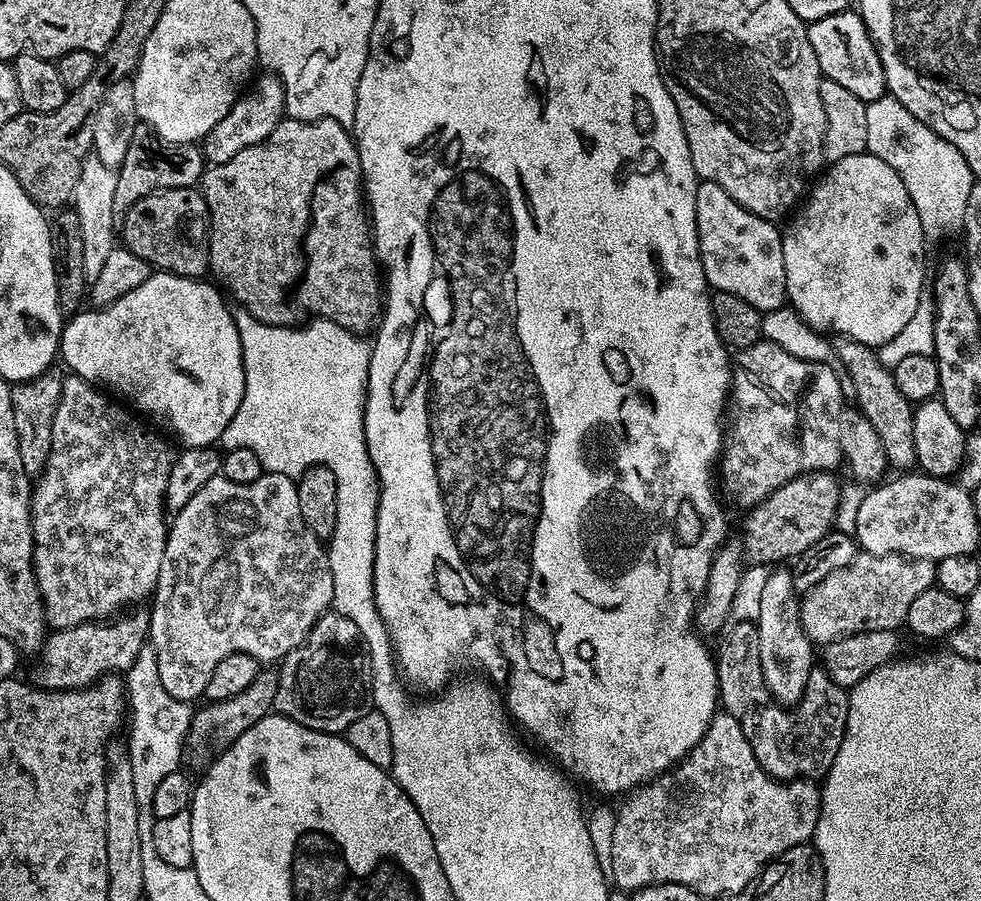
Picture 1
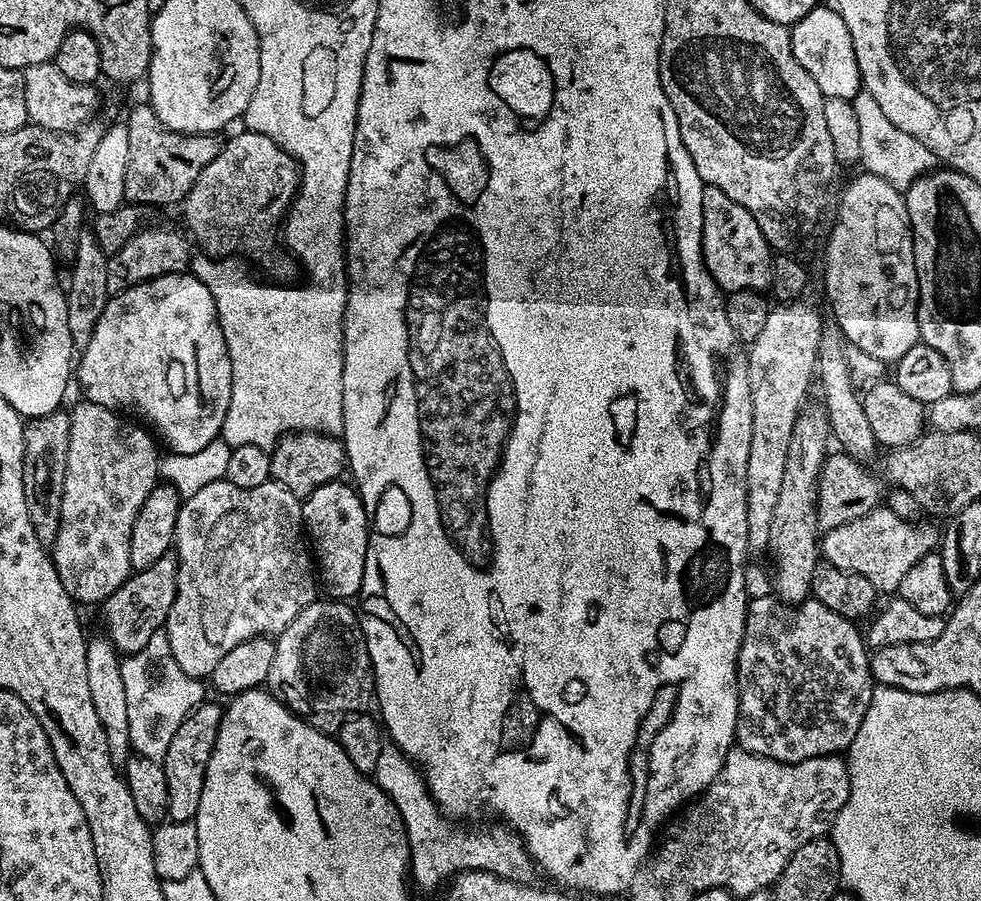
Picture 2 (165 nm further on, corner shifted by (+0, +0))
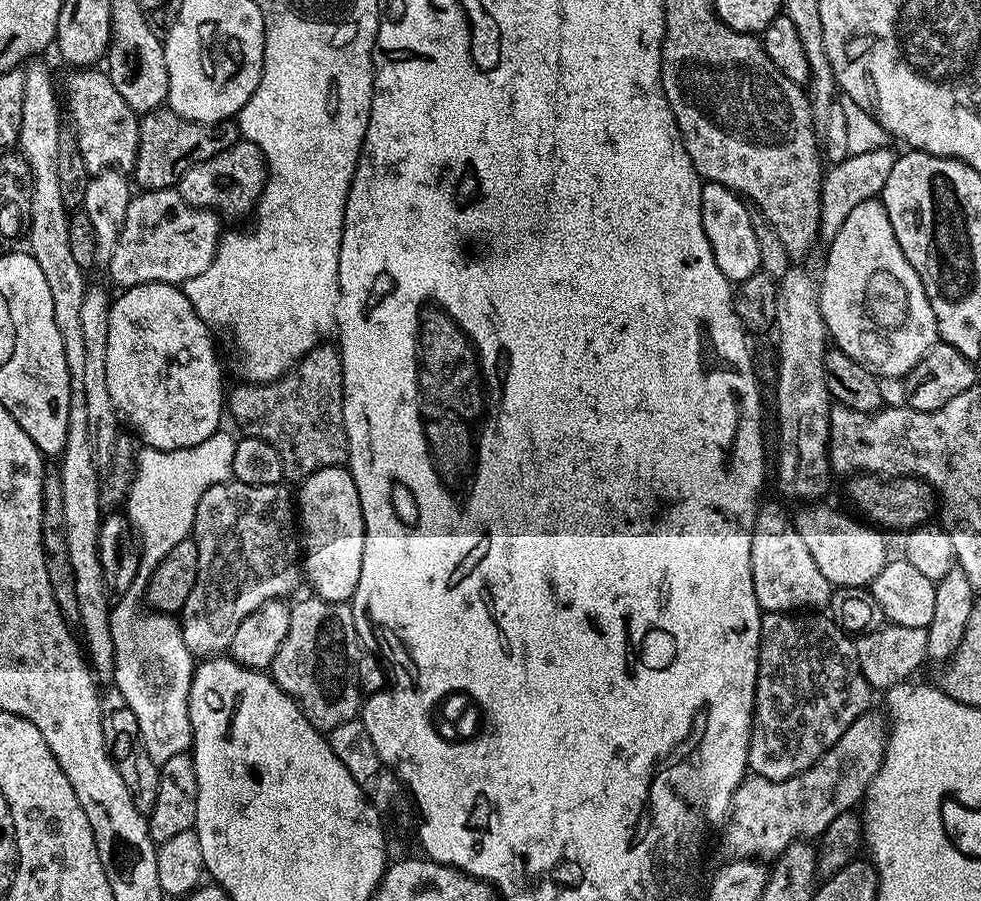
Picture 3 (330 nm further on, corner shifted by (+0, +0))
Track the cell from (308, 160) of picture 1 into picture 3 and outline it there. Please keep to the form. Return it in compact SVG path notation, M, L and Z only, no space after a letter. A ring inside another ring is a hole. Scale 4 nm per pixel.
M241 138L226 150L222 150L222 154L186 170L179 182L178 191L183 200L195 208L207 208L224 218L244 215L247 217L260 201L267 182L268 165L262 150L258 150L256 144Z

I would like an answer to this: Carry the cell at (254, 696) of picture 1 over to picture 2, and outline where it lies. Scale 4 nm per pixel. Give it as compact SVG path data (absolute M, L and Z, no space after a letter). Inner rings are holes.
M208 703L199 704L182 722L182 726L178 726L174 738L170 738L170 746L162 761L166 774L166 790L170 790L168 820L174 822L195 821L198 806L202 802L202 786L206 782L206 770L224 717L224 708L221 705Z

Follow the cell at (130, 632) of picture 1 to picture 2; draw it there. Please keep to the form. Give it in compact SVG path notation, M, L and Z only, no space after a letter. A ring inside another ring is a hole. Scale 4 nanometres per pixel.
M169 554L158 558L154 566L150 566L141 572L133 571L114 594L110 594L108 599L103 601L104 608L104 628L109 640L121 654L131 654L142 650L154 634L163 629L170 614L170 606L174 606L176 597L176 575L178 566L175 555Z

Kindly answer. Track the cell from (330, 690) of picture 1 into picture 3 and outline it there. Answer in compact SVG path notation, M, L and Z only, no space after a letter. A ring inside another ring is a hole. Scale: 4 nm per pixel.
M319 598L300 600L291 605L290 630L286 630L286 638L278 654L274 654L274 662L270 675L282 691L302 710L302 714L320 732L332 732L334 726L342 726L342 722L357 719L362 712L362 695L360 696L360 676L356 673L356 659L360 656L360 640L356 637L358 617L352 610L351 603L339 604L326 602Z

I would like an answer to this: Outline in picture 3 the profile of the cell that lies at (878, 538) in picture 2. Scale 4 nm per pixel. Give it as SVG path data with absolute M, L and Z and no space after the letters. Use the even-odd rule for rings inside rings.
M808 504L801 508L804 509L794 516L795 527L826 580L836 588L863 588L871 585L890 559L882 536L884 534L873 527L865 526L861 521L858 523L826 507L826 504Z

